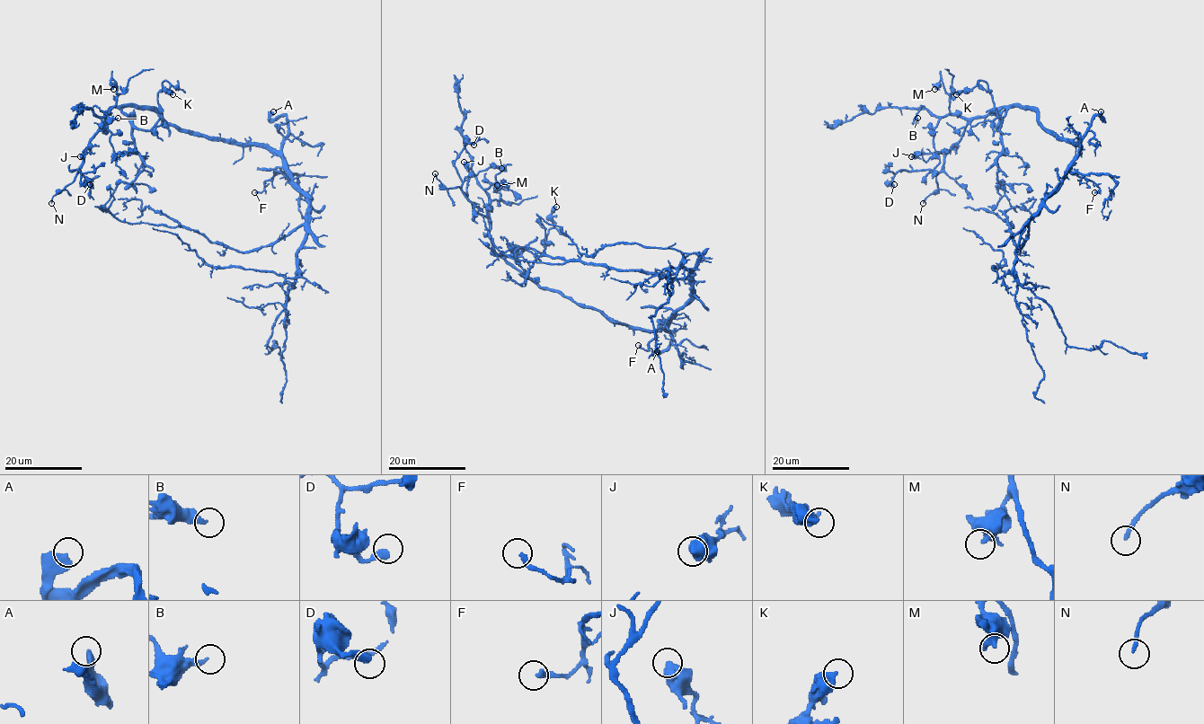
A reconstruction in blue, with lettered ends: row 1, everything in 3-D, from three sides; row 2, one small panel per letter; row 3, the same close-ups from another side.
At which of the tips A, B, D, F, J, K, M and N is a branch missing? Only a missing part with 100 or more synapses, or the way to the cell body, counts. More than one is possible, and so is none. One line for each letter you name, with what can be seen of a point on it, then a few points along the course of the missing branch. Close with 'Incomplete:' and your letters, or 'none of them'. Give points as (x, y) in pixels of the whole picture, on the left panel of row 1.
A: (273, 111) | (273, 111), (273, 105), (268, 101), (258, 101), (242, 88)
Incomplete: A

